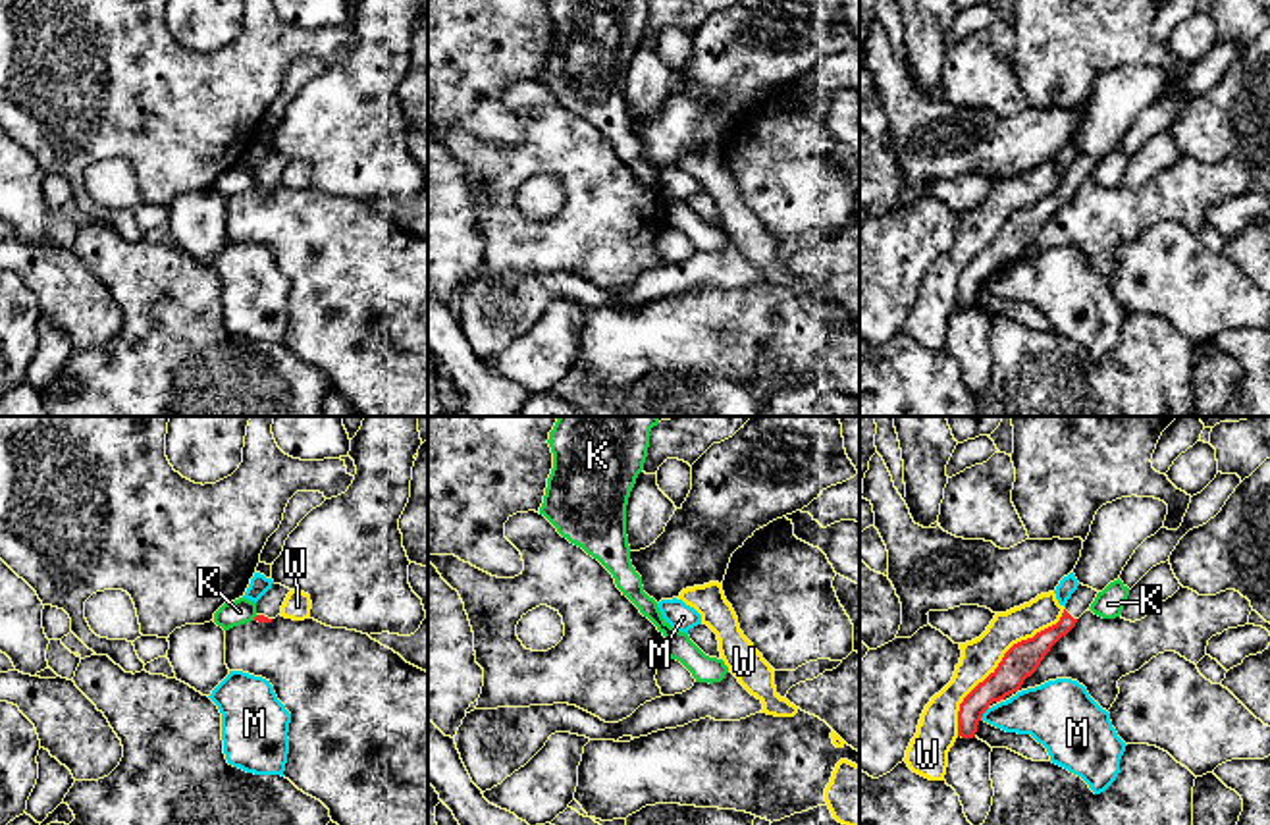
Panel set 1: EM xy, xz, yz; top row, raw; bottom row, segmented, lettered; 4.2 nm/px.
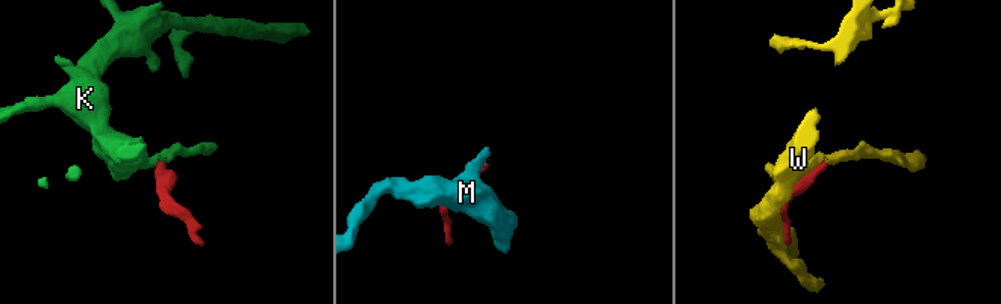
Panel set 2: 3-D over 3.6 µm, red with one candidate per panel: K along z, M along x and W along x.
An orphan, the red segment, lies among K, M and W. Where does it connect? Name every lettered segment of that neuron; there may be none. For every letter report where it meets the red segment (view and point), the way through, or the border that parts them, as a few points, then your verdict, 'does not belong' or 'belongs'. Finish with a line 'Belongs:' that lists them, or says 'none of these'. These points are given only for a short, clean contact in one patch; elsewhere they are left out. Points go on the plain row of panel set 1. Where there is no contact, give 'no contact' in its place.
K: meets red in xy at (255, 186); border along xy (257, 184), (253, 187); does not belong
M: meets red in yz at (983, 280); does not belong
W: meets red in yz at (1001, 230); does not belong
Belongs: none of these

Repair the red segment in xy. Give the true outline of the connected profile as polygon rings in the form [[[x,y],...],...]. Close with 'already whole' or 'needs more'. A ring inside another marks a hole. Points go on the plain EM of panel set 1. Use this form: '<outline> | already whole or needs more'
[[[272,152],[272,156],[256,170],[258,191],[272,191],[279,181],[281,173],[291,158],[281,152]]] | needs more

